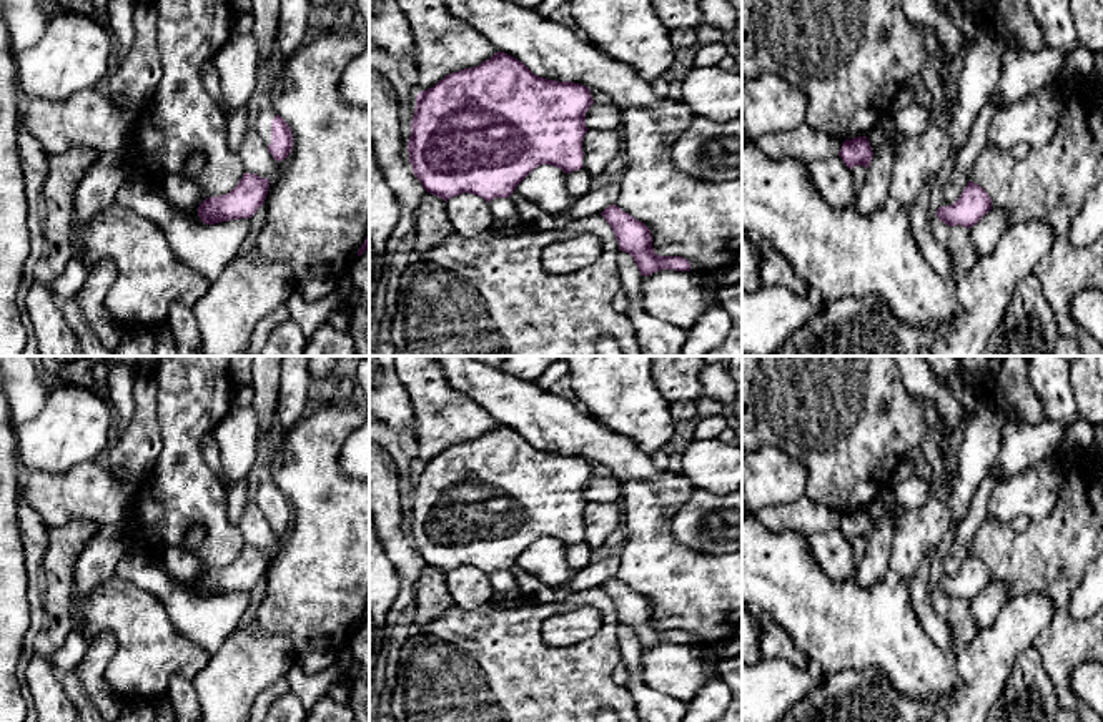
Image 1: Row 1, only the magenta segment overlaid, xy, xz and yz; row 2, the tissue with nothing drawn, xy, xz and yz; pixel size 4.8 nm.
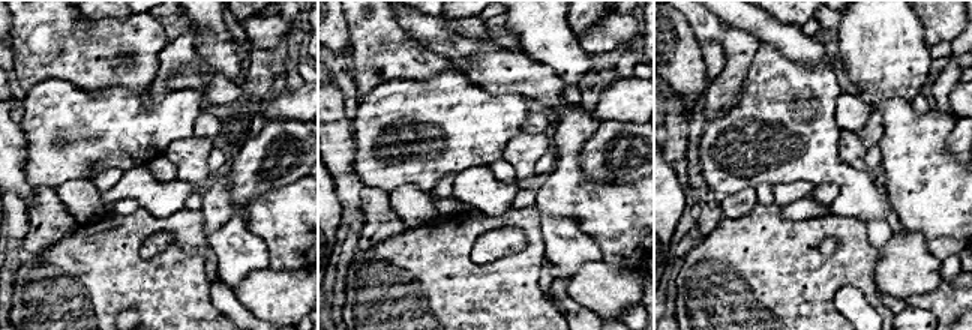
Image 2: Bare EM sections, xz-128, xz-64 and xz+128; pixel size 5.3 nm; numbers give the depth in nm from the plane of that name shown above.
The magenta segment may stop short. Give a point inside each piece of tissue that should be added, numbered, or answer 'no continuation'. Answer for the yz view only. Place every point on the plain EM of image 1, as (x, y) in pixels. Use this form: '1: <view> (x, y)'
no continuation

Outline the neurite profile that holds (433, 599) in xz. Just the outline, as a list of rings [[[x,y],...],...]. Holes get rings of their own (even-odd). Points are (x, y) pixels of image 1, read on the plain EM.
[[[426,564],[414,582],[416,601],[414,609],[408,616],[409,627],[426,626],[454,607],[443,571]]]

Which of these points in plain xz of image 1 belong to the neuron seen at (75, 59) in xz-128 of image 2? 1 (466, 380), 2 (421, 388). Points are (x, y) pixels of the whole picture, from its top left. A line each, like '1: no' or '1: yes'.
1: no
2: yes

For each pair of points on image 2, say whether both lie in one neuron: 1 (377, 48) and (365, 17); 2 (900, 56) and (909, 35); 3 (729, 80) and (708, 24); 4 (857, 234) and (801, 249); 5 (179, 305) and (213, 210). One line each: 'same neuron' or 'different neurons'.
1: same neuron
2: same neuron
3: same neuron
4: same neuron
5: different neurons

